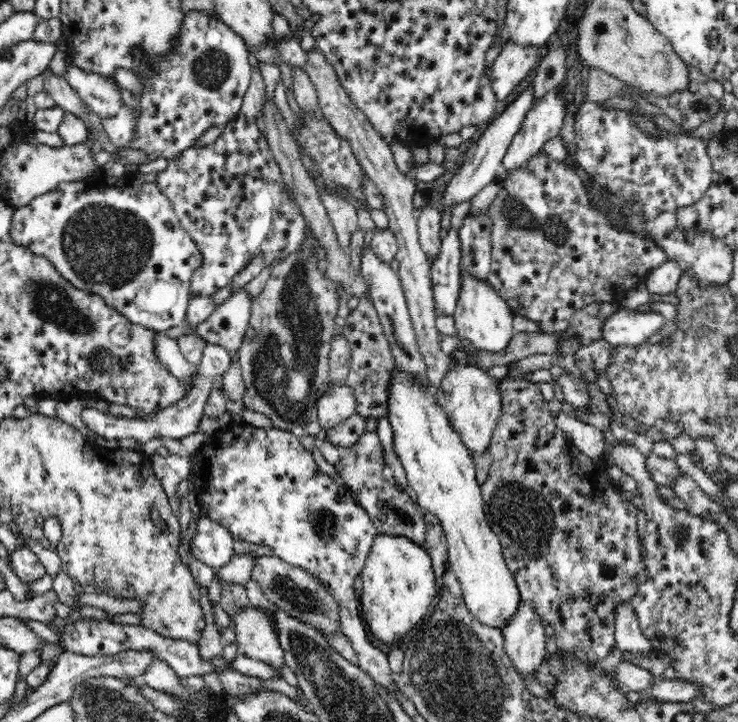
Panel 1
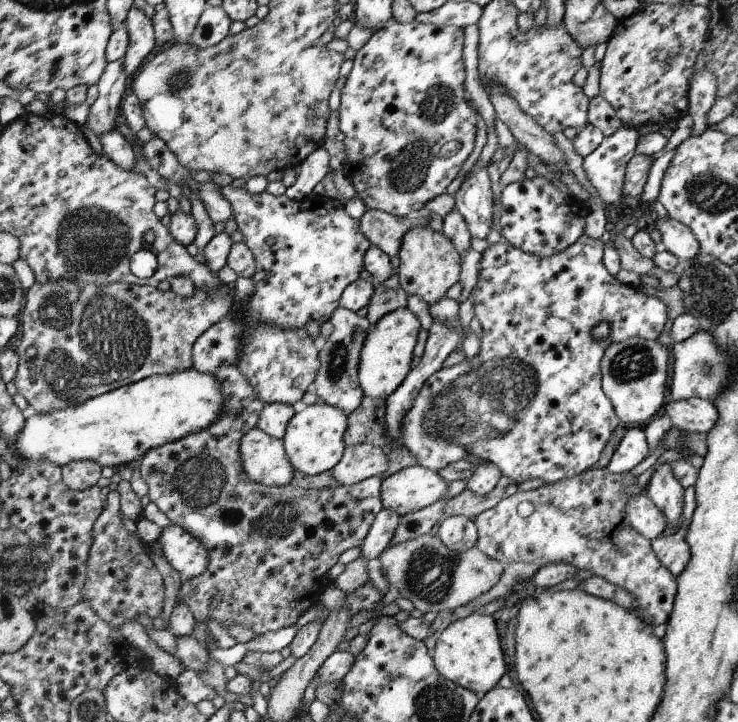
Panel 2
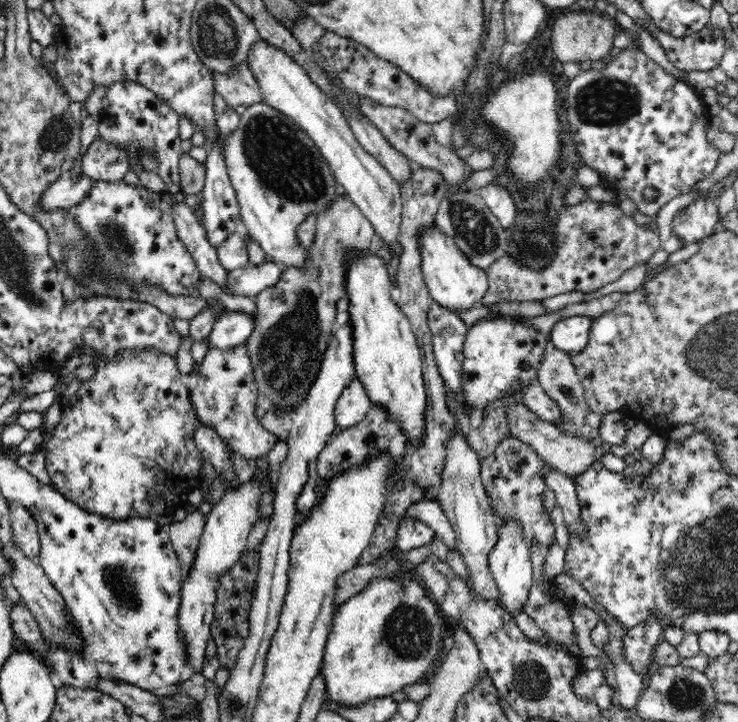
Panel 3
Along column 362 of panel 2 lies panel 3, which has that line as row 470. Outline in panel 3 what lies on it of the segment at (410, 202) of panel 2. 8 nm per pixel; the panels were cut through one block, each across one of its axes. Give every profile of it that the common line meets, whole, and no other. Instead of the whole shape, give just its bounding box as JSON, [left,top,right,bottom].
[40,347,204,520]

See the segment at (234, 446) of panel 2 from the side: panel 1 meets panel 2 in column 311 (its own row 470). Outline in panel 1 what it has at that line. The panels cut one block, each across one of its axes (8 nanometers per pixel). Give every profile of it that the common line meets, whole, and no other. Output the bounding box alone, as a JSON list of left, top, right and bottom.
[481,378,646,664]

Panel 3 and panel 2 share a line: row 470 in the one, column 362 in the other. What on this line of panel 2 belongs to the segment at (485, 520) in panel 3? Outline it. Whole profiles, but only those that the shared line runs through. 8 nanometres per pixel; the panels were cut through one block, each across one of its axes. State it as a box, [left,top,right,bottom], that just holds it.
[331,443,388,485]

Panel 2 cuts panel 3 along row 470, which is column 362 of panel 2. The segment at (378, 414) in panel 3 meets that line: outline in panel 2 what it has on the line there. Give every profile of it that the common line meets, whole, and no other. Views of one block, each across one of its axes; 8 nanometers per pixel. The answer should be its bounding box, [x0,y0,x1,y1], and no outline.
[312,306,371,415]

